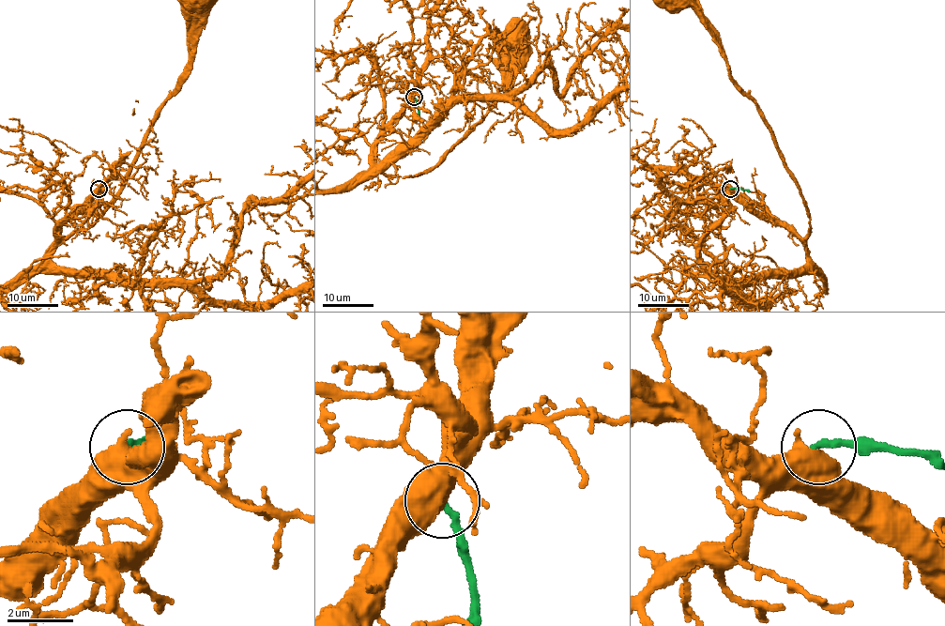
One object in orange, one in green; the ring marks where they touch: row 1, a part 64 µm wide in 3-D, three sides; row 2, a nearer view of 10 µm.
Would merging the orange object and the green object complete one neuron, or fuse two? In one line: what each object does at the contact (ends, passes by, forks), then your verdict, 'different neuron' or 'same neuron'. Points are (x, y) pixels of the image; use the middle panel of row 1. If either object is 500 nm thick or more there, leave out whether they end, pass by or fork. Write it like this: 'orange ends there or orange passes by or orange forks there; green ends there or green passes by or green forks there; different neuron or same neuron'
different neuron

